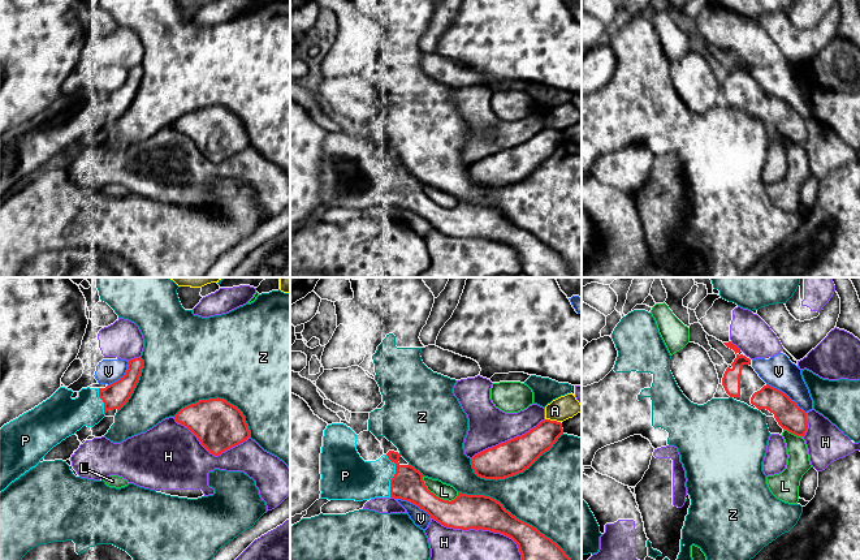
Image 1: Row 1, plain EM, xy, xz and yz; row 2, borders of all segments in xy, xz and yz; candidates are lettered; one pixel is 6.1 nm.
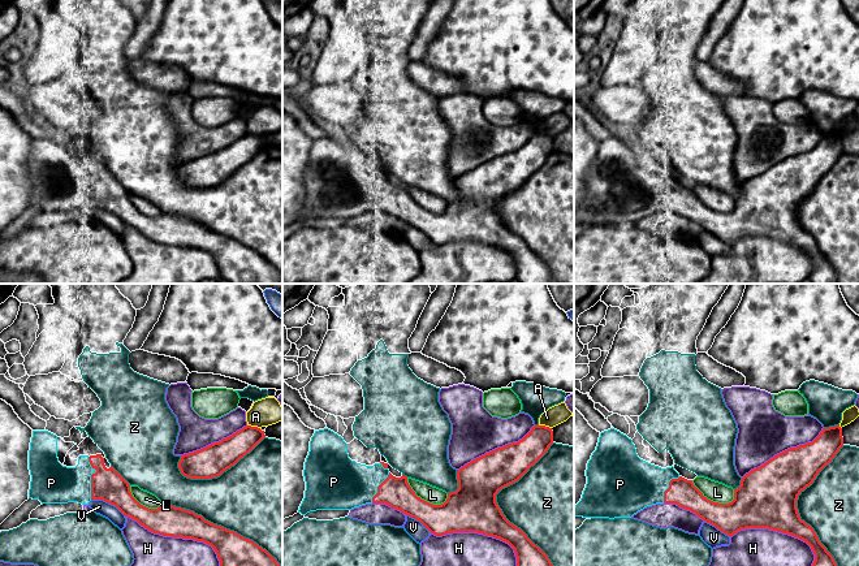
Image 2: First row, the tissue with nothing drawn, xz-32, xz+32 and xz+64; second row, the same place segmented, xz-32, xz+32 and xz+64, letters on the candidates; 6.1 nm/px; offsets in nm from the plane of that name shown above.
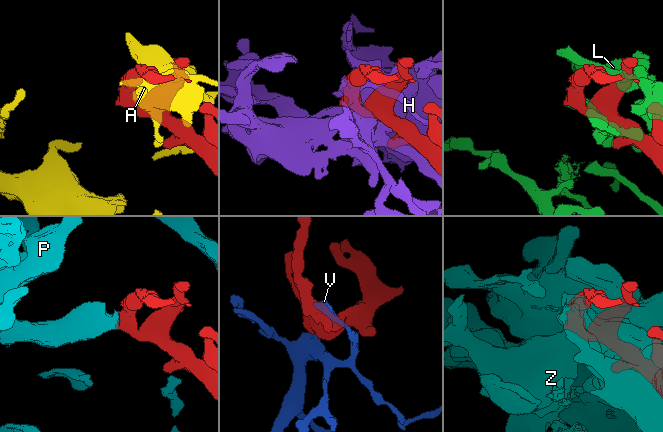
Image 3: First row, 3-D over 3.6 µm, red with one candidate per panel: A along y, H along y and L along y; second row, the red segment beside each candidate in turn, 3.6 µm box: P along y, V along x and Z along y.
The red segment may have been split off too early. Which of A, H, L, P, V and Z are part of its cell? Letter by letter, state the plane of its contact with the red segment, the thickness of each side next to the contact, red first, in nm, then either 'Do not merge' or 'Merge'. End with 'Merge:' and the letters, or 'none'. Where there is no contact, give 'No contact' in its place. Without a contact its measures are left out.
A: Touches red in xz. Thickness 180 nm (red) against 150 nm. Do not merge
H: Touches red in xz. Thickness 220 nm (red) against 400 nm. Do not merge
L: Touches red in xz. Thickness 220 nm (red) against 100 nm. Do not merge
P: Touches red in xz. Thickness 200 nm (red) against 260 nm. Merge
V: Touches red in yz. Thickness 160 nm (red) against 200 nm. Do not merge
Z: Touches red in xz. Thickness 220 nm (red) against 440 nm. Do not merge
Merge: P

